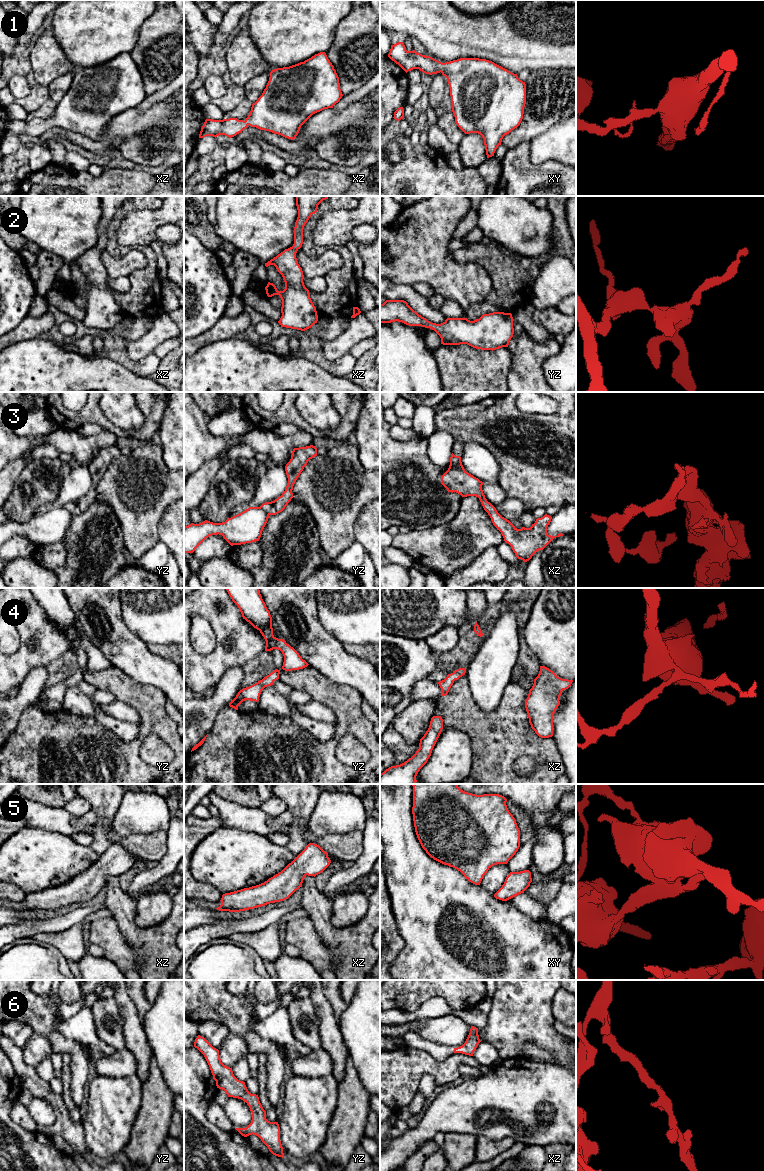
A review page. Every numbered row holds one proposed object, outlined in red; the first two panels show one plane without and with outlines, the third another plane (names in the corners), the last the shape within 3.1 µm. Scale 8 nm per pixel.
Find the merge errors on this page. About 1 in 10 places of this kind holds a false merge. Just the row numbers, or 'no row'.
3

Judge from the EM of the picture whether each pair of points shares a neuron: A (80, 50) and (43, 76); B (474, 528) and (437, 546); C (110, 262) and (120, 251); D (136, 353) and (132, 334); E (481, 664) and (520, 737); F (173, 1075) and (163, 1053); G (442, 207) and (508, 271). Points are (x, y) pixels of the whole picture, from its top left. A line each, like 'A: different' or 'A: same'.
A: different
B: same
C: different
D: different
E: different
F: same
G: different

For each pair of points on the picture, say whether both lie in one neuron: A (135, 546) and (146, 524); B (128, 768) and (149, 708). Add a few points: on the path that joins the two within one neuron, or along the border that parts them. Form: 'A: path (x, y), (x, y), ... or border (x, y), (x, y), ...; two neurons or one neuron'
A: path (138, 541), (141, 529); one neuron
B: path (128, 753), (149, 723); one neuron

